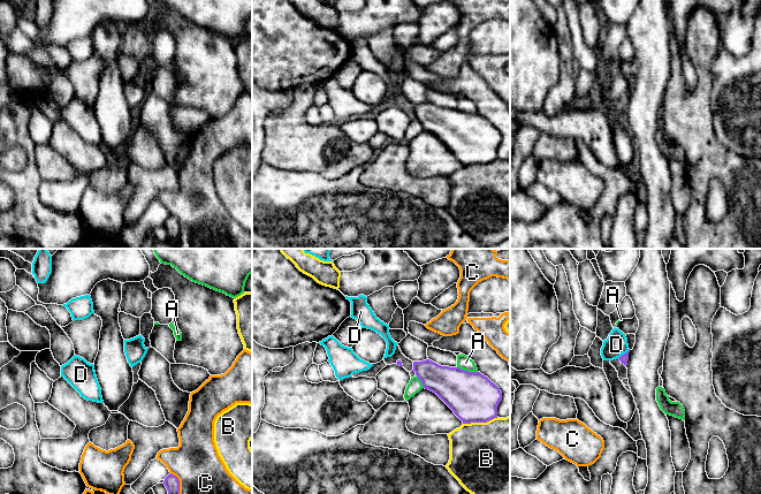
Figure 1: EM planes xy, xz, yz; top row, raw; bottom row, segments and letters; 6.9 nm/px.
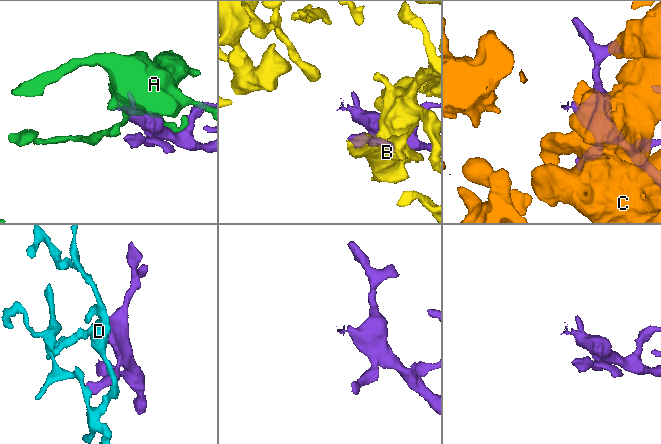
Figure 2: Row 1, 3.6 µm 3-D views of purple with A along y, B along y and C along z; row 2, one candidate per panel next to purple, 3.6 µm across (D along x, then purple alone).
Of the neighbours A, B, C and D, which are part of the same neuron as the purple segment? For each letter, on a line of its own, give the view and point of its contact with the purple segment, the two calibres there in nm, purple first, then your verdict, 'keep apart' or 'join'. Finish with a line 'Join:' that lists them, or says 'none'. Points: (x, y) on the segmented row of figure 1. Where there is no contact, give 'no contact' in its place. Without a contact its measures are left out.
A: xz (467, 371) | 340/100 nm | keep apart
B: xz (480, 422) | 340/480 nm | keep apart
C: xy (179, 483) | 110/340 nm | keep apart
D: yz (622, 355) | 60/160 nm | join
Join: D

